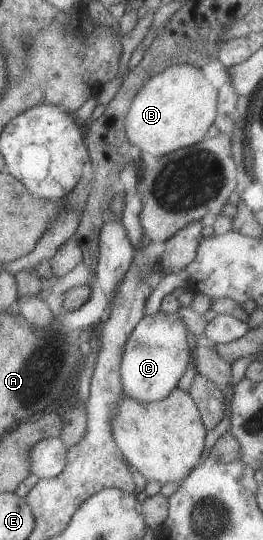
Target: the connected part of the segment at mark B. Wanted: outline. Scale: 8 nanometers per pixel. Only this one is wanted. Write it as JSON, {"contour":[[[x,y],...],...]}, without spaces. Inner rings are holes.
{"contour":[[[219,59],[201,68],[192,64],[173,65],[152,77],[140,88],[126,116],[125,132],[136,153],[146,151],[159,158],[207,138],[206,133],[217,116],[218,90],[228,81],[232,82],[229,68]]]}

